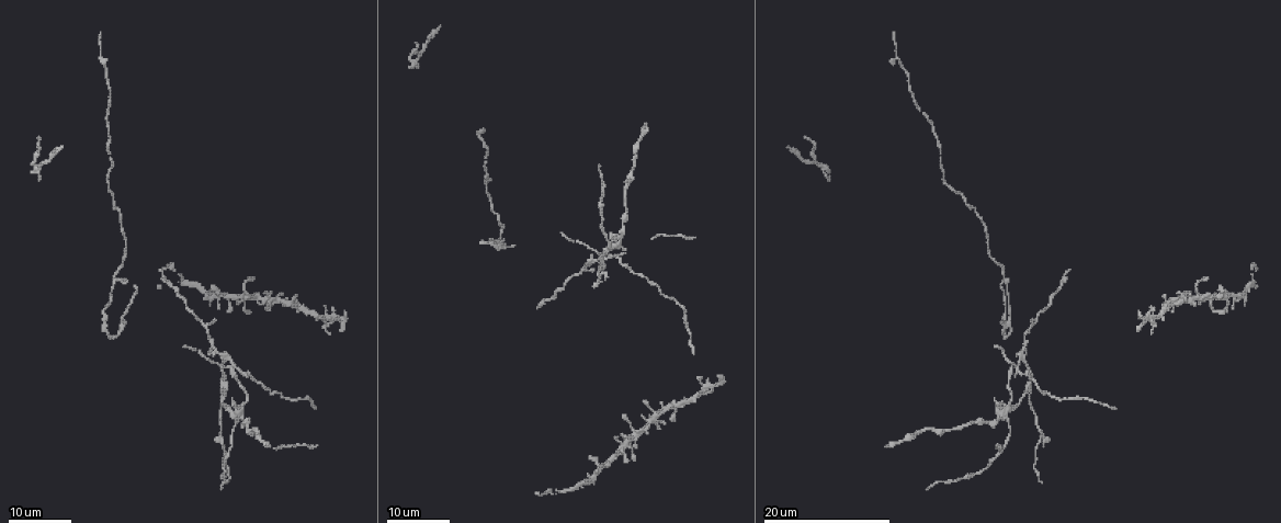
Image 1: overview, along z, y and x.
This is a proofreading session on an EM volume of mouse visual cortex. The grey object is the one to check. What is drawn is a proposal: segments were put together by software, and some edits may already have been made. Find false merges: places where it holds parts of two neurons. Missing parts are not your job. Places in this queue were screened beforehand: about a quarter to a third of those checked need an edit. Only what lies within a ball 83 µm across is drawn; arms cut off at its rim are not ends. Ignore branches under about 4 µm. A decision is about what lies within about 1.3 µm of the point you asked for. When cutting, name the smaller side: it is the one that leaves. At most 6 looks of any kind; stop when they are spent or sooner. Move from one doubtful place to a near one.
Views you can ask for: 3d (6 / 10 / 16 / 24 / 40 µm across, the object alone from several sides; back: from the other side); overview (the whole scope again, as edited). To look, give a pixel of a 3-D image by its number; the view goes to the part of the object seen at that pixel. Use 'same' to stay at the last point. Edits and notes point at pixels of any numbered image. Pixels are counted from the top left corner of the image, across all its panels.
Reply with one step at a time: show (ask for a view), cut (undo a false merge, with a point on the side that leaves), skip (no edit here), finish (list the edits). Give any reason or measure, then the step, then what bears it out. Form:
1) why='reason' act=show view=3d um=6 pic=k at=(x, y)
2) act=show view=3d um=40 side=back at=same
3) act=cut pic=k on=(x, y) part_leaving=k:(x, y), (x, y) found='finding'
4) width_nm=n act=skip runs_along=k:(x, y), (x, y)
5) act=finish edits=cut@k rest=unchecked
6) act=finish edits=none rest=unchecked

why='three-way junction' act=show view=3d um=16 pic=1 at=(612, 257)

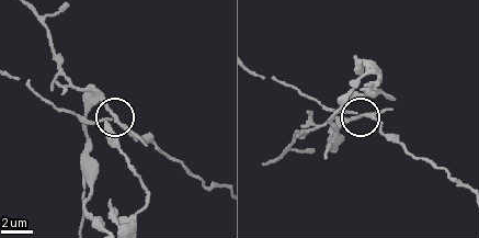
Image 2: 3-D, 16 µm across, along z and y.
act=show view=3d um=6 pic=2 at=(355, 113)

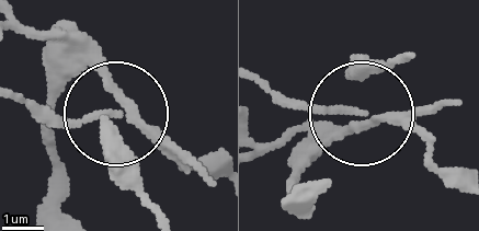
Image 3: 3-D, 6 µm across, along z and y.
width_nm=170 act=cut pic=3 on=(105, 142) found='a second neuron is stuck on'

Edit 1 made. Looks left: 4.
act=show view=overview

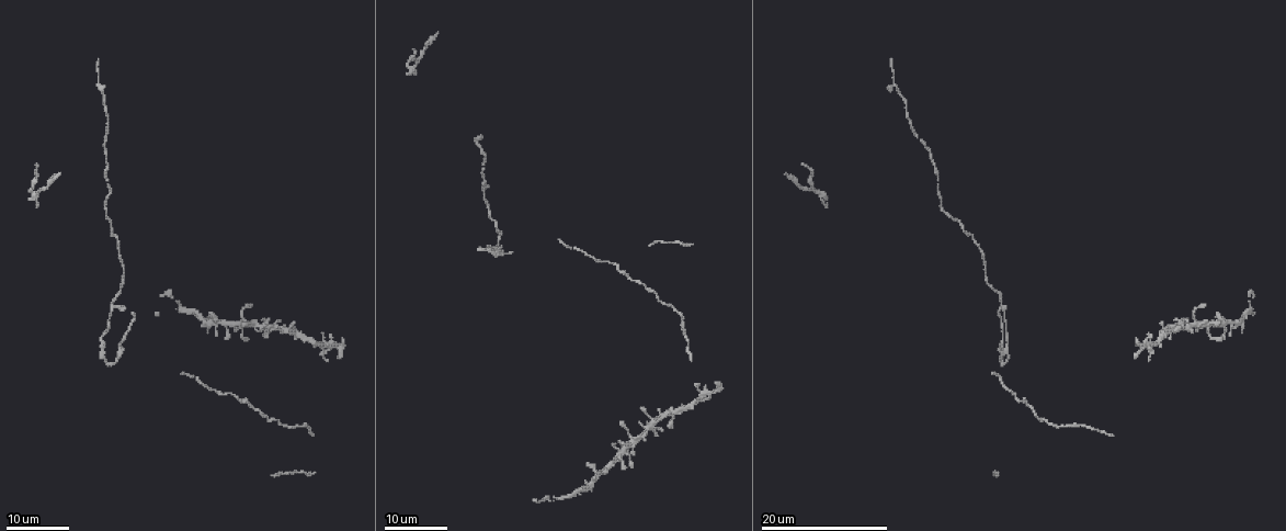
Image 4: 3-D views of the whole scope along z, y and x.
why='branch point' act=show view=3d um=24 pic=4 at=(625, 445)

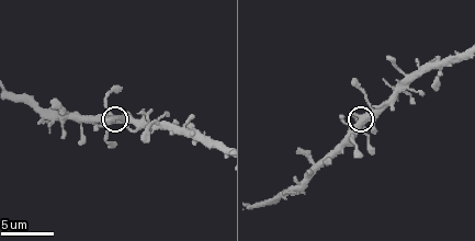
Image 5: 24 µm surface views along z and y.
act=show view=3d um=6 pic=5 at=(361, 119)

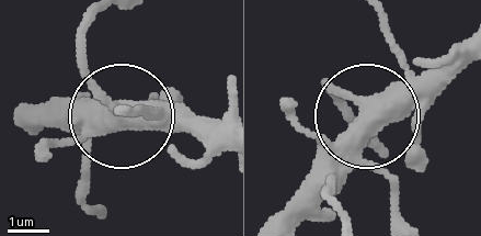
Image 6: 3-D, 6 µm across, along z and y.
side_arm_um=5 act=skip found='all the same neuron'

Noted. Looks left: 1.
act=finish edits=cut@3 rest=unchecked

